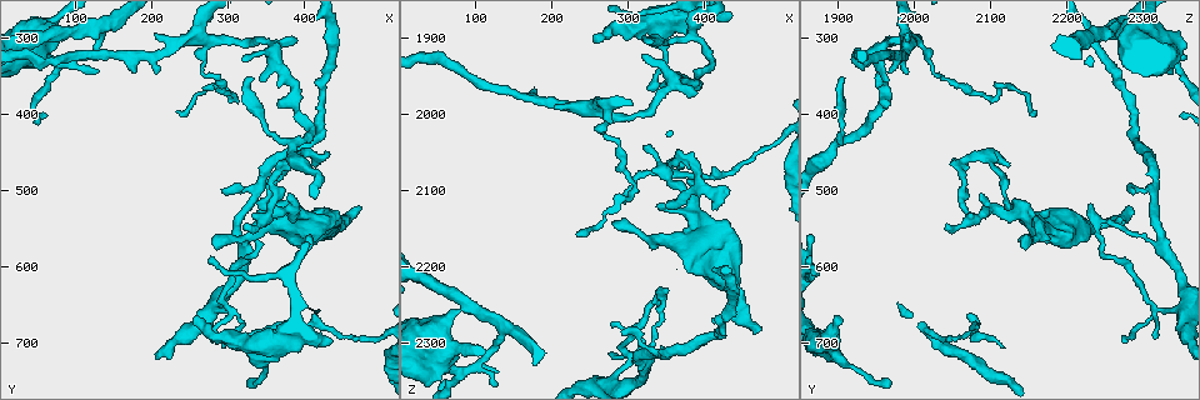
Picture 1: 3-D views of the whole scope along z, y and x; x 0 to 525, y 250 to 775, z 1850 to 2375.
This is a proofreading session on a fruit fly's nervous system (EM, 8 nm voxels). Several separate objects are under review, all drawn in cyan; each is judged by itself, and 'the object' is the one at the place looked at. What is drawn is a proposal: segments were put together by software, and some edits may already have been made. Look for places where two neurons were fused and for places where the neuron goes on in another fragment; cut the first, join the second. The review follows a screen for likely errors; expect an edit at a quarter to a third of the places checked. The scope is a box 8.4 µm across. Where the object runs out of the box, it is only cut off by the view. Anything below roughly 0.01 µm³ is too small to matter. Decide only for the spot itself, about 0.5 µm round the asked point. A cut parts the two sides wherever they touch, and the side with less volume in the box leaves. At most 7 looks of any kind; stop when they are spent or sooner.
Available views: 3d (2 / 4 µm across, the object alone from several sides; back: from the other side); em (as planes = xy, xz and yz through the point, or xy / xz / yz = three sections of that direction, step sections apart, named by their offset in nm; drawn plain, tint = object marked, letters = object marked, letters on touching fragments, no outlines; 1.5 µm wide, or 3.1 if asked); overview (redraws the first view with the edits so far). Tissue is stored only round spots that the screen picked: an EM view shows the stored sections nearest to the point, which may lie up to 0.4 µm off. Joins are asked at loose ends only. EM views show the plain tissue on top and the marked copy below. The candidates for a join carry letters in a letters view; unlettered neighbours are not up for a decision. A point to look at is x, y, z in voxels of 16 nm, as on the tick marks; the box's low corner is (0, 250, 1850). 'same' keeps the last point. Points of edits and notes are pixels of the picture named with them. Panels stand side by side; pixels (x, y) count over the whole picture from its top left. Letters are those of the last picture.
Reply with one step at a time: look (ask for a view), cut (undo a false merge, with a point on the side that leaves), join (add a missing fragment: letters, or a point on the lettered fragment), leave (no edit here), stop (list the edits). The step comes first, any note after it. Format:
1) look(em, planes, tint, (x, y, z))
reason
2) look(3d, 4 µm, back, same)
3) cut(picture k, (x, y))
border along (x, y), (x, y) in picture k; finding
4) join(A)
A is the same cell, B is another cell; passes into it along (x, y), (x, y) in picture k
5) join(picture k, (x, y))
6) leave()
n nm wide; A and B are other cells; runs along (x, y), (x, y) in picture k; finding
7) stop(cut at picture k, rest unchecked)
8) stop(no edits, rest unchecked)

look(em, yz, step 4, tint, (80, 330, 2340))
branch point

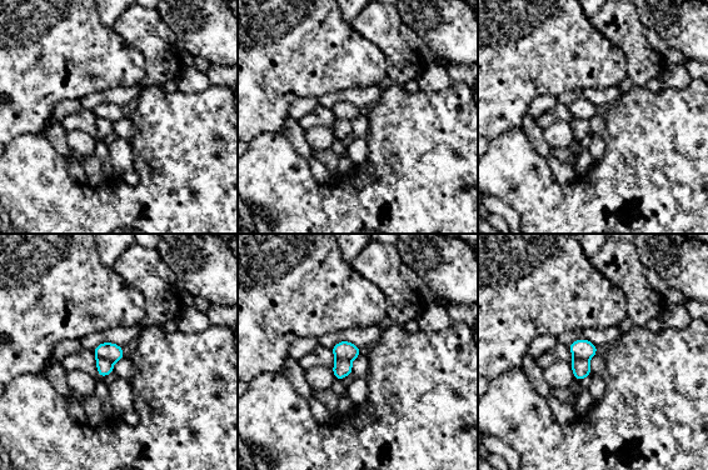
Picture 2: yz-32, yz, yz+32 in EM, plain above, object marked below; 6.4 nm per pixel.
look(em, xy, step 8, tint, same)

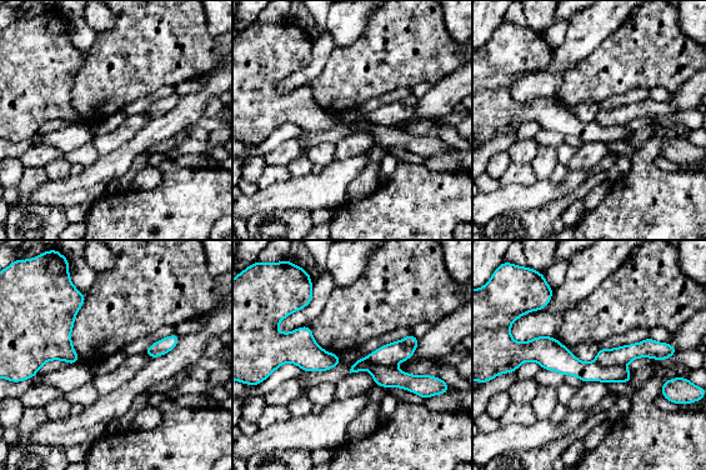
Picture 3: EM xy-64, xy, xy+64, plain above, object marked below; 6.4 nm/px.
look(em, xy, step 8, letters, same)

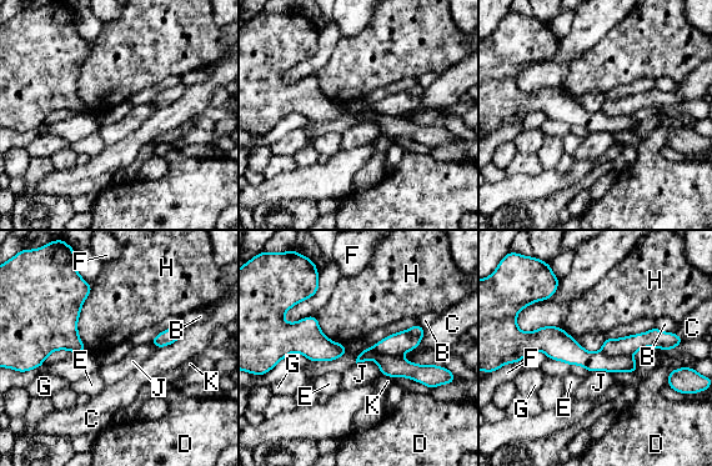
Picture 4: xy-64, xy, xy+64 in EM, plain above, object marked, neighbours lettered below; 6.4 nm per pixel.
cut(picture 4, (592, 361))
80 nm wide; B, C, D, E, F, G, H, J and K are other cells; the part that leaves runs along (522, 340), (633, 365) in picture 4; a second neuron is stuck on

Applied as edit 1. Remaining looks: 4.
look(overview)

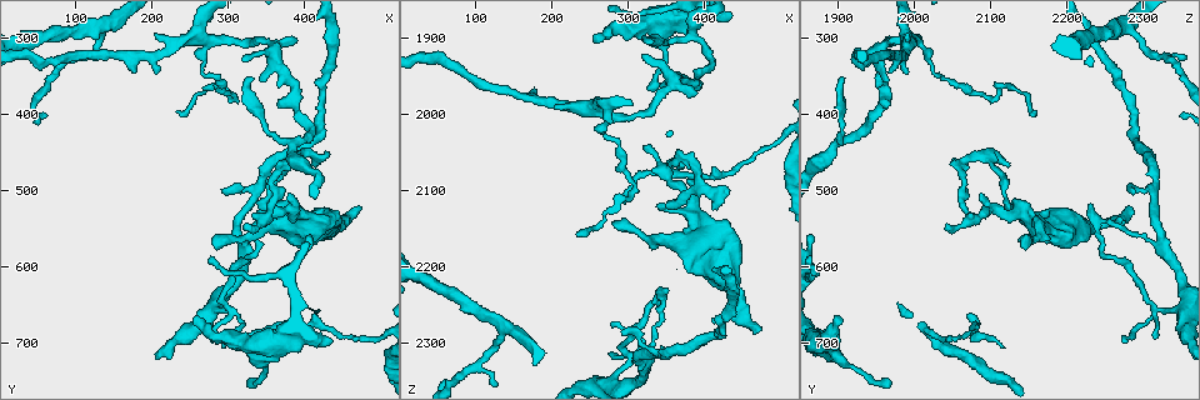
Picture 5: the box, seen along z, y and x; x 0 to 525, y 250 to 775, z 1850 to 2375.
look(3d, 4 µm, (285, 575, 2140))
free end

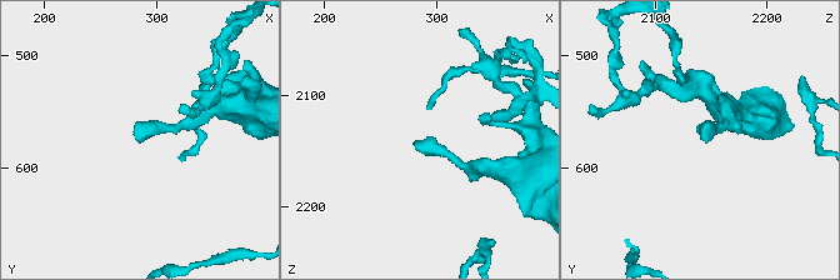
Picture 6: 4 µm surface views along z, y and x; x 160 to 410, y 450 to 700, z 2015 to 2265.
look(em, xy, step 8, letters, (280, 574, 2142))
now the EM

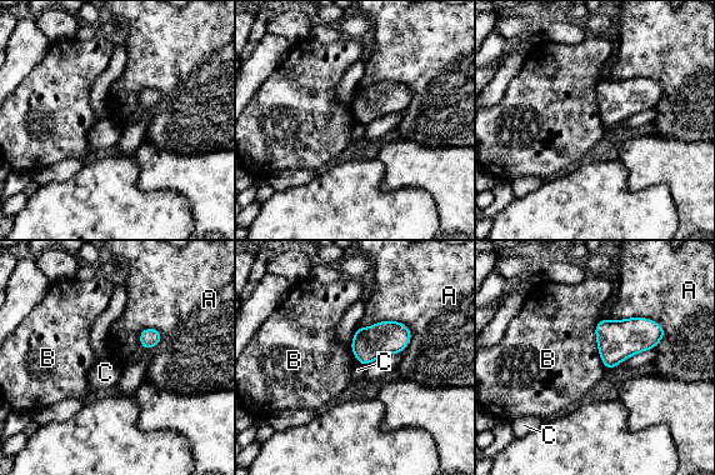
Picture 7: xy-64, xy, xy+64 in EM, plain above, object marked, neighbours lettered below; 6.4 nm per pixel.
look(em, planes, letters, same)

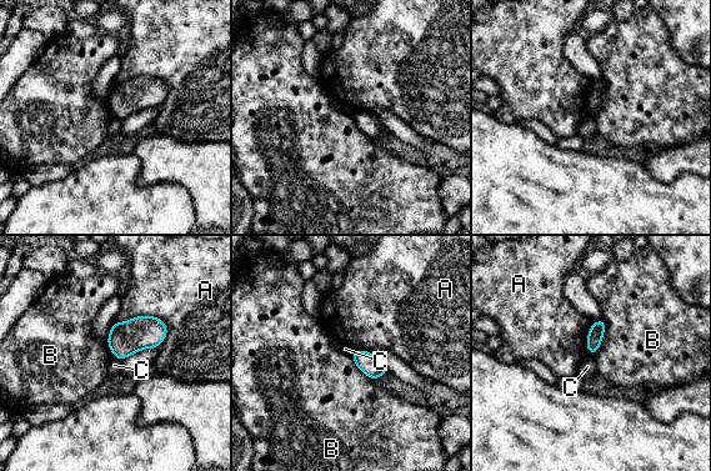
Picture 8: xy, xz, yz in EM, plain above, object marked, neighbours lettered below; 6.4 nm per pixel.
leave()
A touches over 360 nm; A, B and C are other cells; border along (114, 355), (121, 360) in picture 8; none of them fits

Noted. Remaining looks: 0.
stop(cut at picture 4, rest unchecked)

